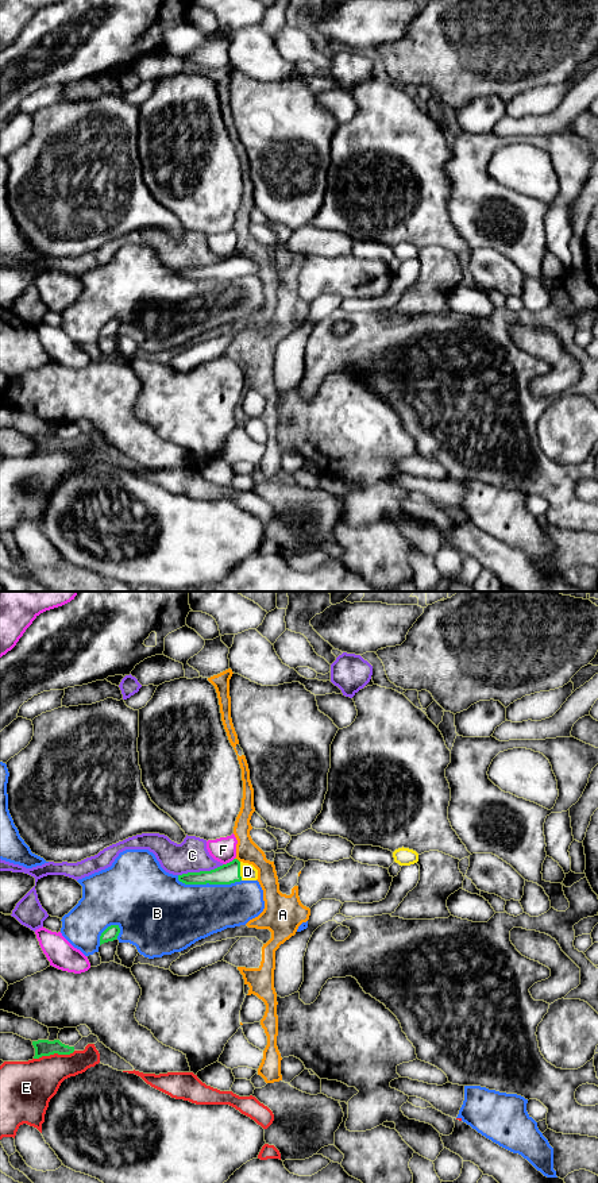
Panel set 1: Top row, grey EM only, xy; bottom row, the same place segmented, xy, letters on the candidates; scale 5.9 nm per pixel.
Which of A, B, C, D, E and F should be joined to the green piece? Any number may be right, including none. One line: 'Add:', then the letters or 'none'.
Add: D

